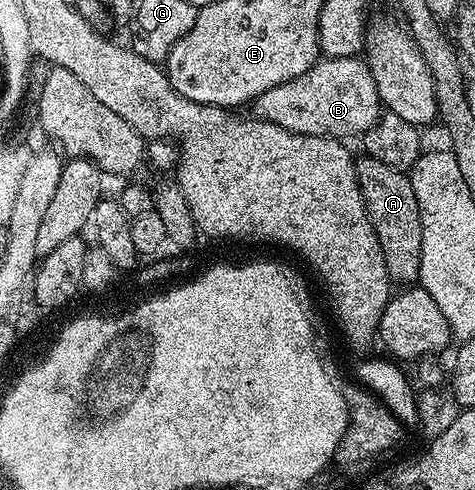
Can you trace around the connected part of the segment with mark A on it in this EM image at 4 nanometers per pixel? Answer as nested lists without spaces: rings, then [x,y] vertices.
[[[363,154],[361,158],[354,165],[356,177],[372,229],[382,246],[390,278],[395,284],[402,283],[398,285],[413,284],[420,273],[421,219],[412,181],[407,172],[384,165],[384,161],[376,161],[376,157]]]

